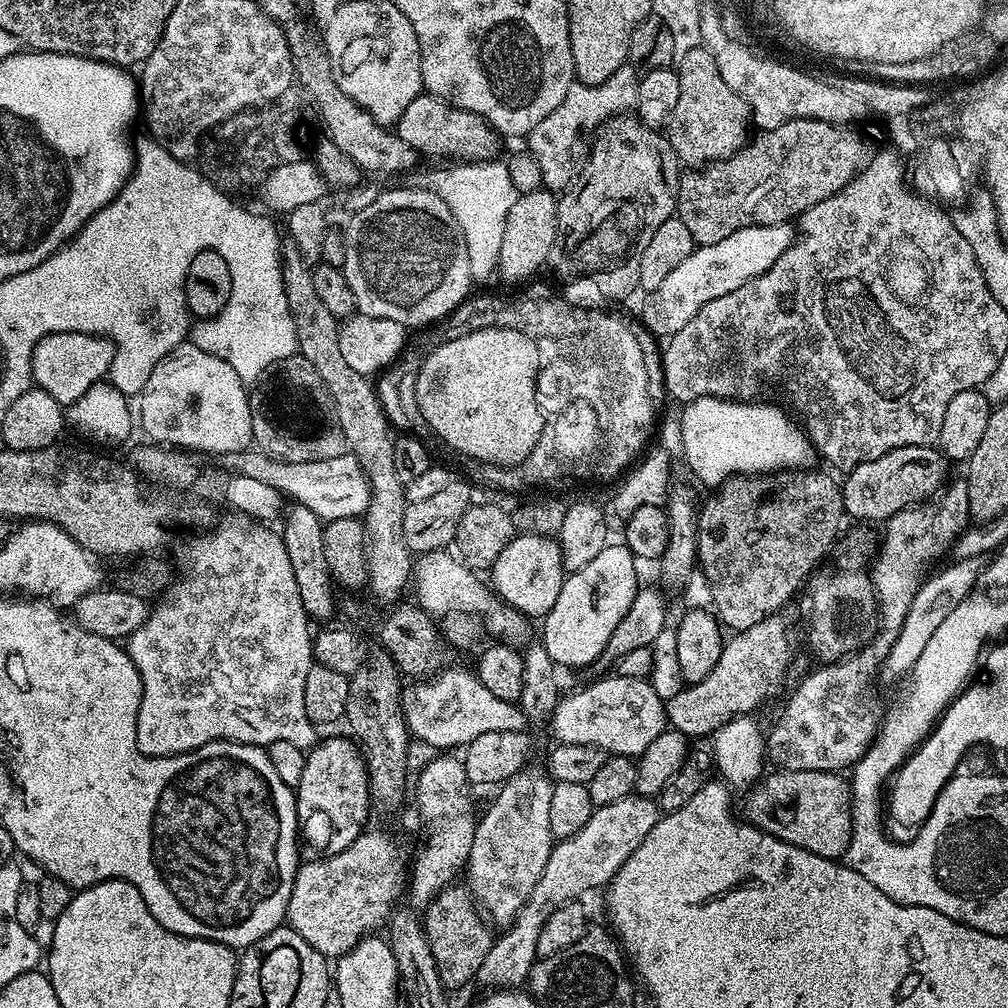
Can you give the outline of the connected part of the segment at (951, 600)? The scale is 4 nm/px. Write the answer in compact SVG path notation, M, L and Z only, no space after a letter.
M975 556L965 560L958 558L954 562L941 572L933 571L914 594L914 602L910 602L910 610L902 622L900 633L894 644L890 646L886 658L880 663L879 683L892 684L895 680L900 679L903 681L911 673L918 658L922 658L922 650L926 650L926 642L930 642L934 630L938 630L938 625L953 612L954 606L958 606L958 602L966 598L966 594L970 592L976 579L980 577L986 560L985 557Z

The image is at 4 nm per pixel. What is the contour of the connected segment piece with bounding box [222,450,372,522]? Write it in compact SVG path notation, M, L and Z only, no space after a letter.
M249 450L230 453L229 456L223 457L222 464L233 473L255 478L257 482L266 482L266 486L274 486L274 490L278 490L281 496L306 506L306 510L314 510L317 518L325 522L351 516L363 517L370 502L372 491L368 479L358 458L351 454L318 462L286 462L276 460L259 450Z

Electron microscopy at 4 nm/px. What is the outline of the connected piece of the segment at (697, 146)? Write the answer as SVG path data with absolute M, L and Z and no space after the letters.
M701 46L690 50L686 58L678 62L678 102L674 106L674 114L666 126L666 135L670 146L676 151L676 157L684 166L707 166L713 160L725 160L743 148L750 139L750 113L747 102L722 82L722 74L718 72L718 66L714 58L708 53L707 48Z

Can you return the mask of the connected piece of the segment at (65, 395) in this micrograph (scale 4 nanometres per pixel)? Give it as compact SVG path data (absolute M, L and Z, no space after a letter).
M60 332L43 336L31 355L31 374L35 387L46 390L62 406L75 403L90 387L101 383L111 367L115 347L111 340L80 332Z

